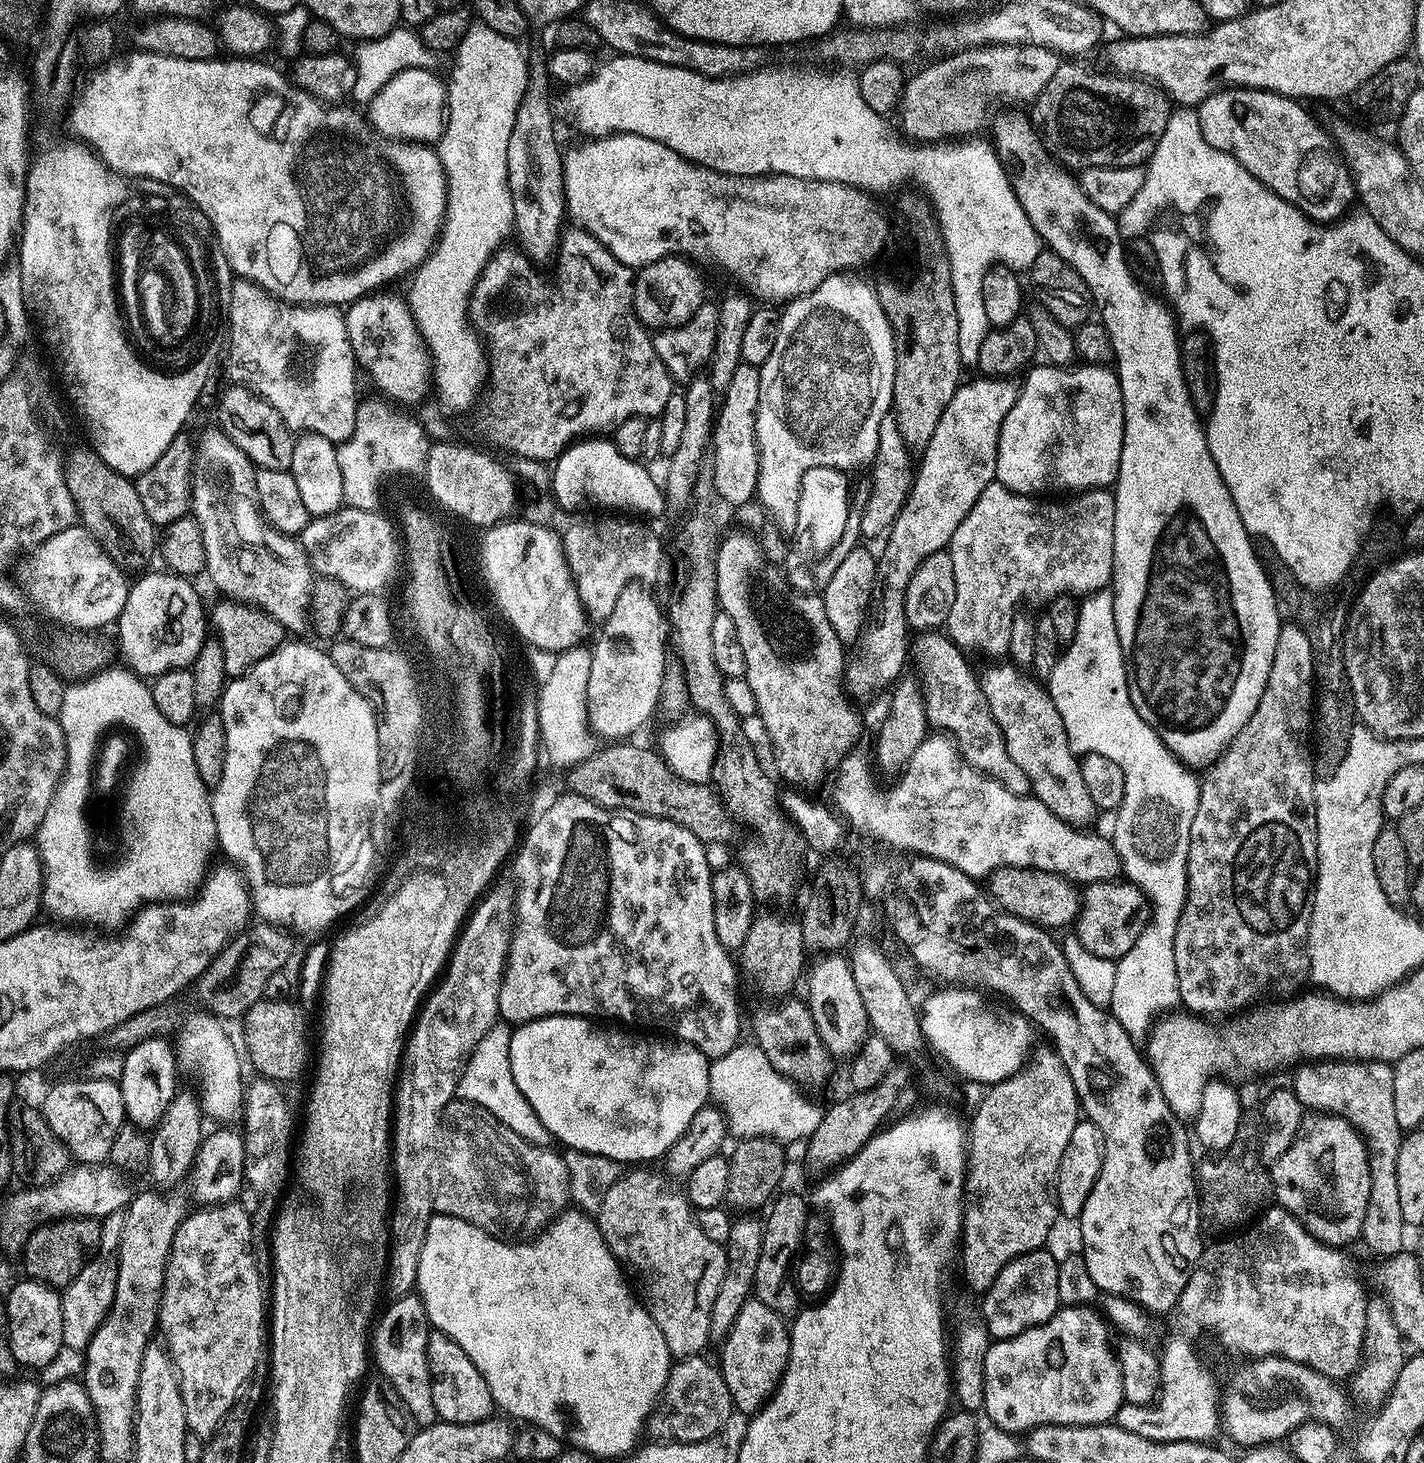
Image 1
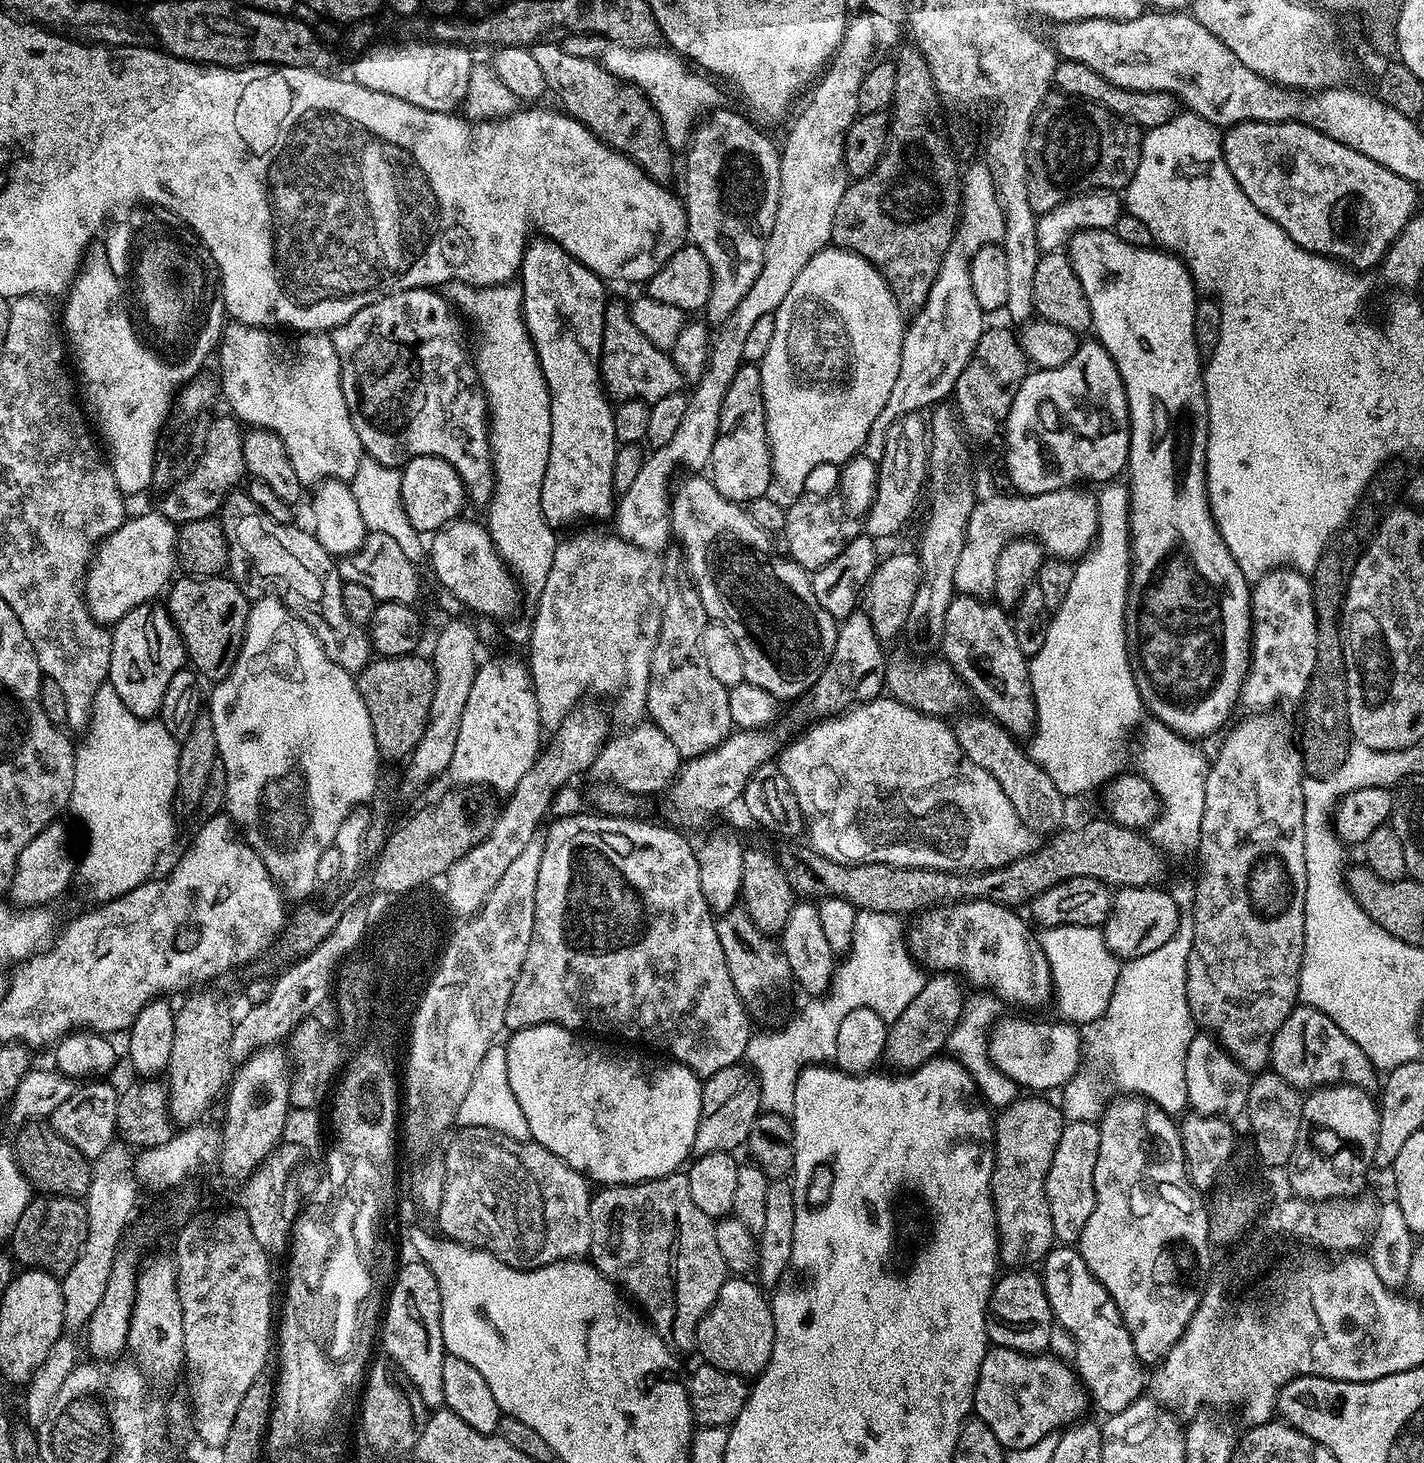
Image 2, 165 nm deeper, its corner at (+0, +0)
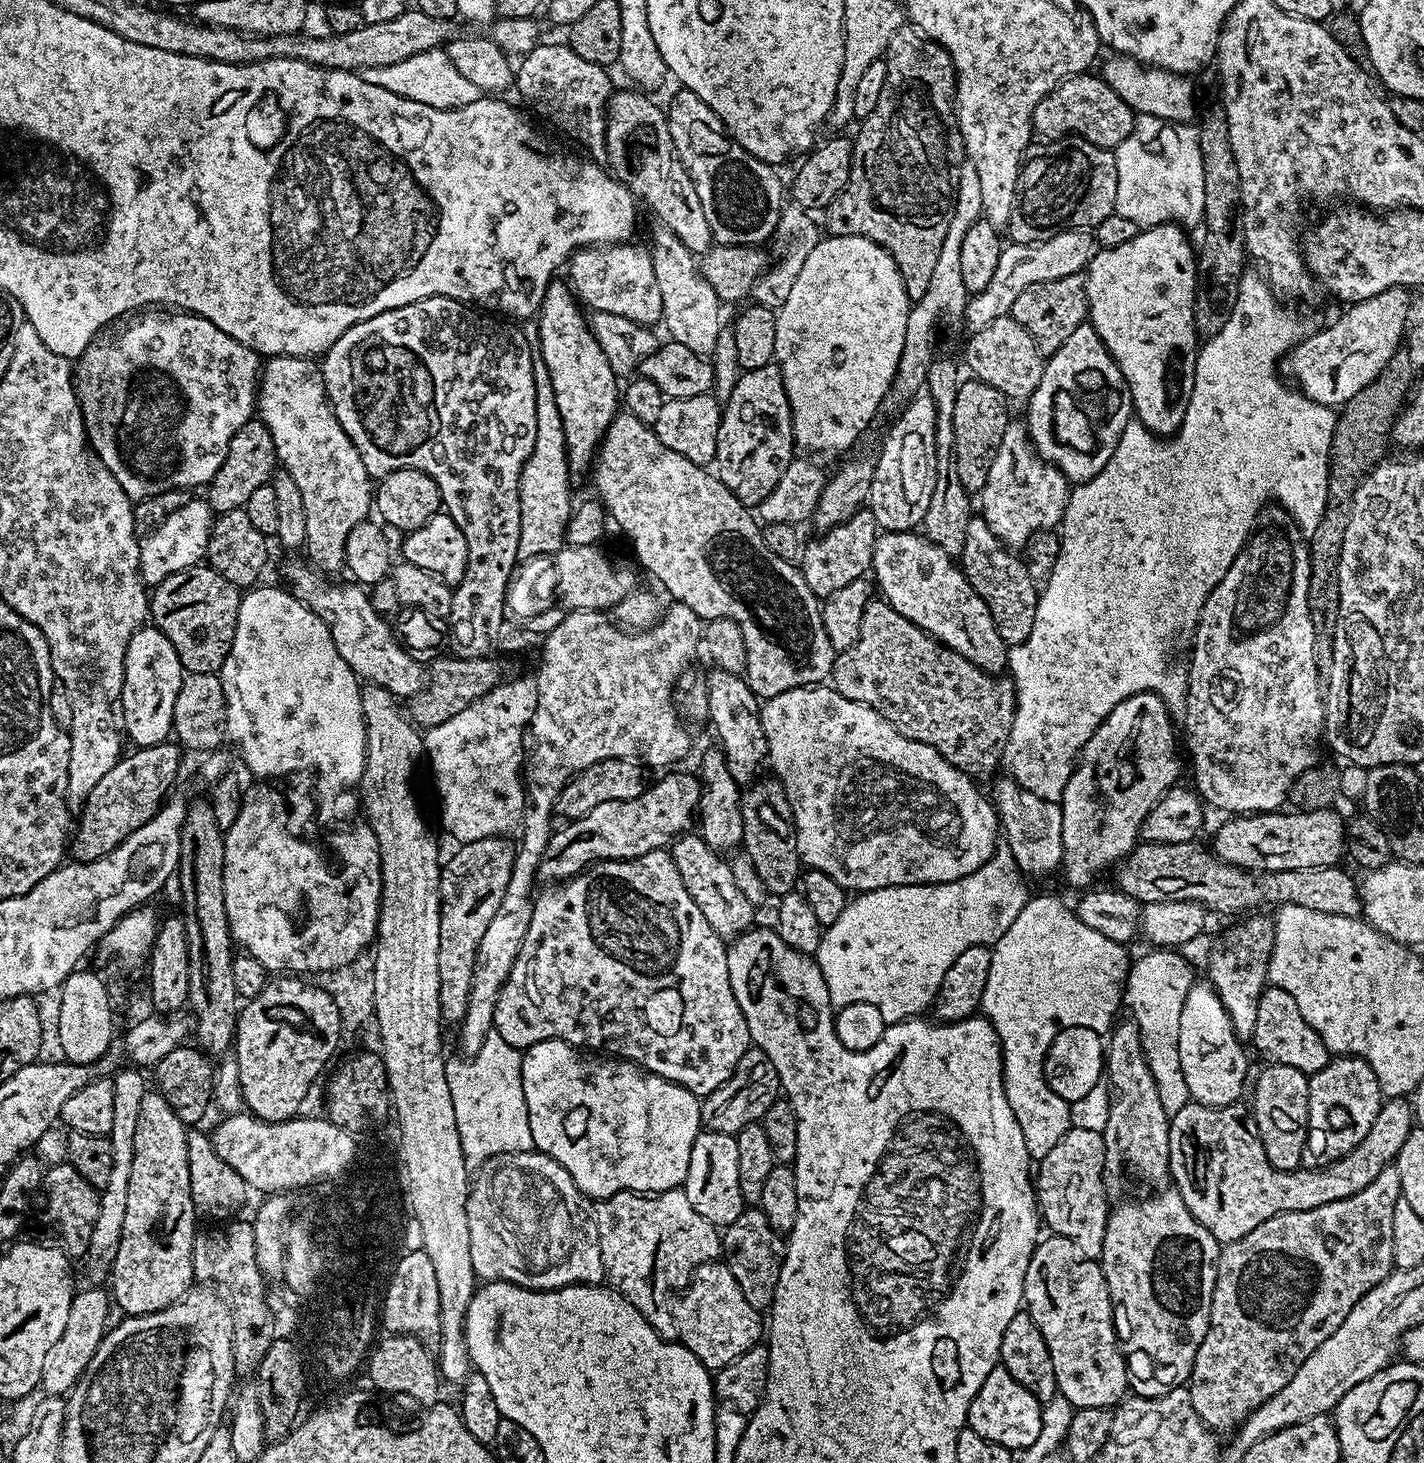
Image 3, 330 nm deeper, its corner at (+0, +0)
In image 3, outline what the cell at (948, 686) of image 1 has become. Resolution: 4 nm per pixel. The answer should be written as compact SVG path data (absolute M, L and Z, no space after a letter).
M1003 778L990 791L991 799L994 801L994 807L997 813L1002 814L999 817L998 824L1002 829L1002 836L1006 839L1006 847L1008 847L1016 865L1019 866L1021 873L1028 872L1048 872L1051 868L1059 869L1064 858L1064 843L1062 842L1062 834L1064 827L1062 826L1062 810L1059 803L1054 800L1043 800L1038 798L1038 794L1032 794L1023 788L1022 785L1016 783L1011 778Z

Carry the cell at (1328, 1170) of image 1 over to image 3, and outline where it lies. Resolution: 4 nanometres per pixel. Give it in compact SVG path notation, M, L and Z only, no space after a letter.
M1341 1055L1339 1058L1329 1059L1328 1065L1322 1070L1308 1076L1308 1130L1310 1140L1316 1144L1317 1165L1327 1166L1342 1157L1370 1134L1370 1126L1374 1126L1374 1118L1378 1118L1378 1110L1382 1103L1380 1083L1374 1070L1368 1063L1355 1056Z

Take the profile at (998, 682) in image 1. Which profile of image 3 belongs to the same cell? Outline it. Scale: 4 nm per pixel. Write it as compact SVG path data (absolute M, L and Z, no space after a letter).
M915 531L910 532L884 532L877 539L876 553L872 556L871 571L874 575L875 583L884 593L883 599L902 618L914 622L923 632L928 633L940 643L945 644L950 650L962 654L974 666L978 666L983 672L997 674L1004 672L1008 667L1009 645L1004 643L1004 639L998 634L994 626L994 618L986 606L986 602L973 590L971 582L965 578L963 571L959 567L952 565L952 560L947 551L936 547L923 535Z

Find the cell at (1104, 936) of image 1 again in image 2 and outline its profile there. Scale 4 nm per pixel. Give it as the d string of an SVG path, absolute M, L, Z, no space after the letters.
M1160 886L1122 888L1113 895L1112 913L1102 925L1102 931L1106 946L1121 961L1142 958L1142 954L1150 954L1153 950L1158 950L1158 946L1170 942L1170 938L1174 938L1181 910L1174 902L1171 891L1163 892L1162 889Z

